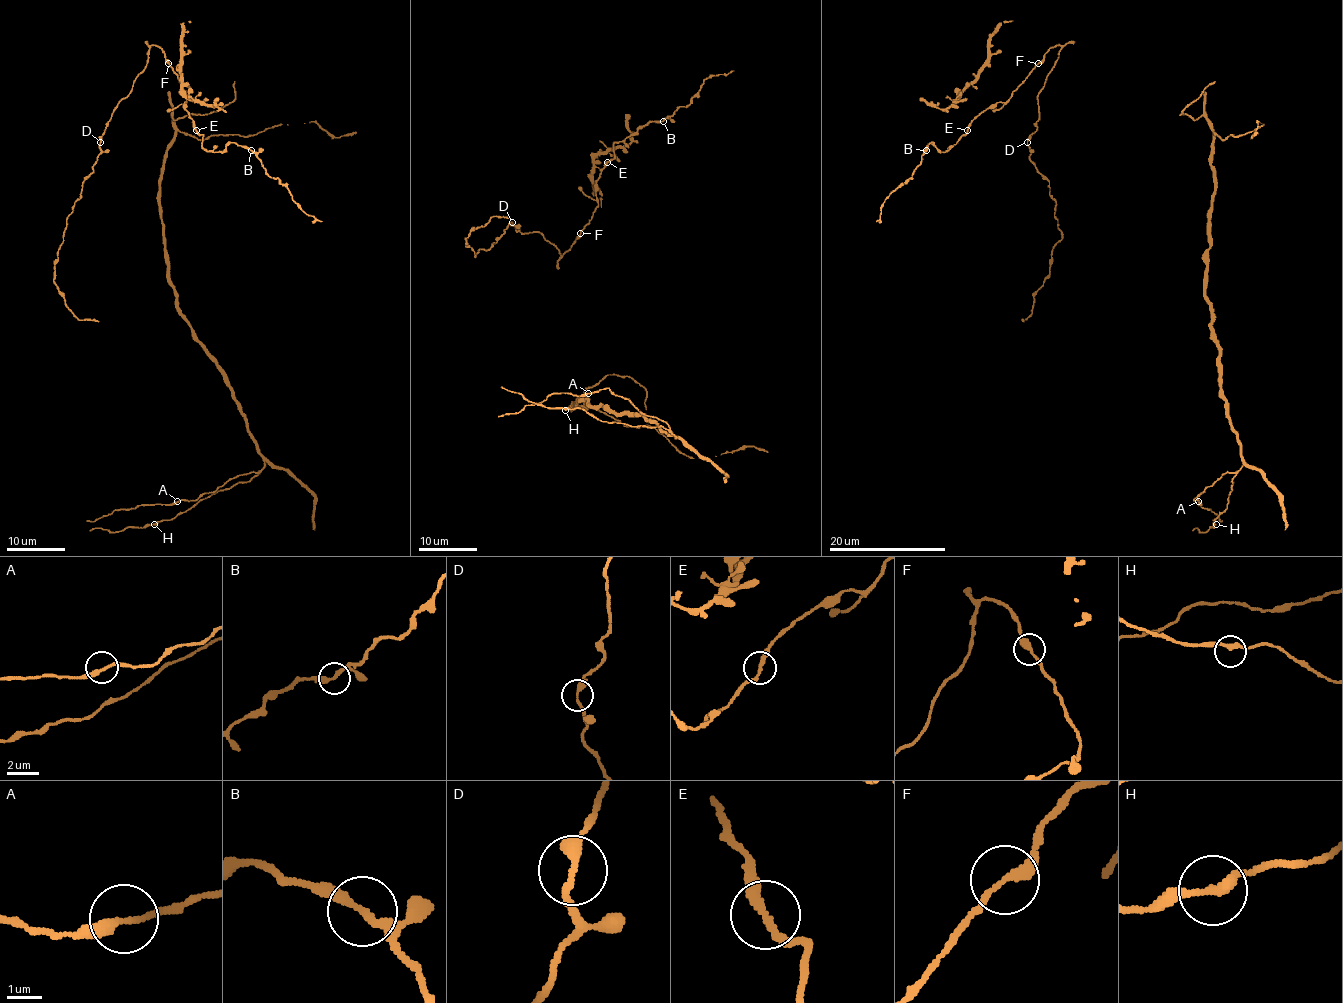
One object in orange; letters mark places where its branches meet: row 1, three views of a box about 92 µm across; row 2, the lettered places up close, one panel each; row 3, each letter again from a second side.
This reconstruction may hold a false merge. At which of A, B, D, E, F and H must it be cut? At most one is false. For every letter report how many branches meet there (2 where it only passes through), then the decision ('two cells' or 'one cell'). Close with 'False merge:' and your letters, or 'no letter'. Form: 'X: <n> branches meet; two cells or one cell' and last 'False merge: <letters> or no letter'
A: 2 branches meet; one cell
B: 2 branches meet; one cell
D: 2 branches meet; one cell
E: 2 branches meet; one cell
F: 2 branches meet; one cell
H: 2 branches meet; one cell
False merge: no letter

